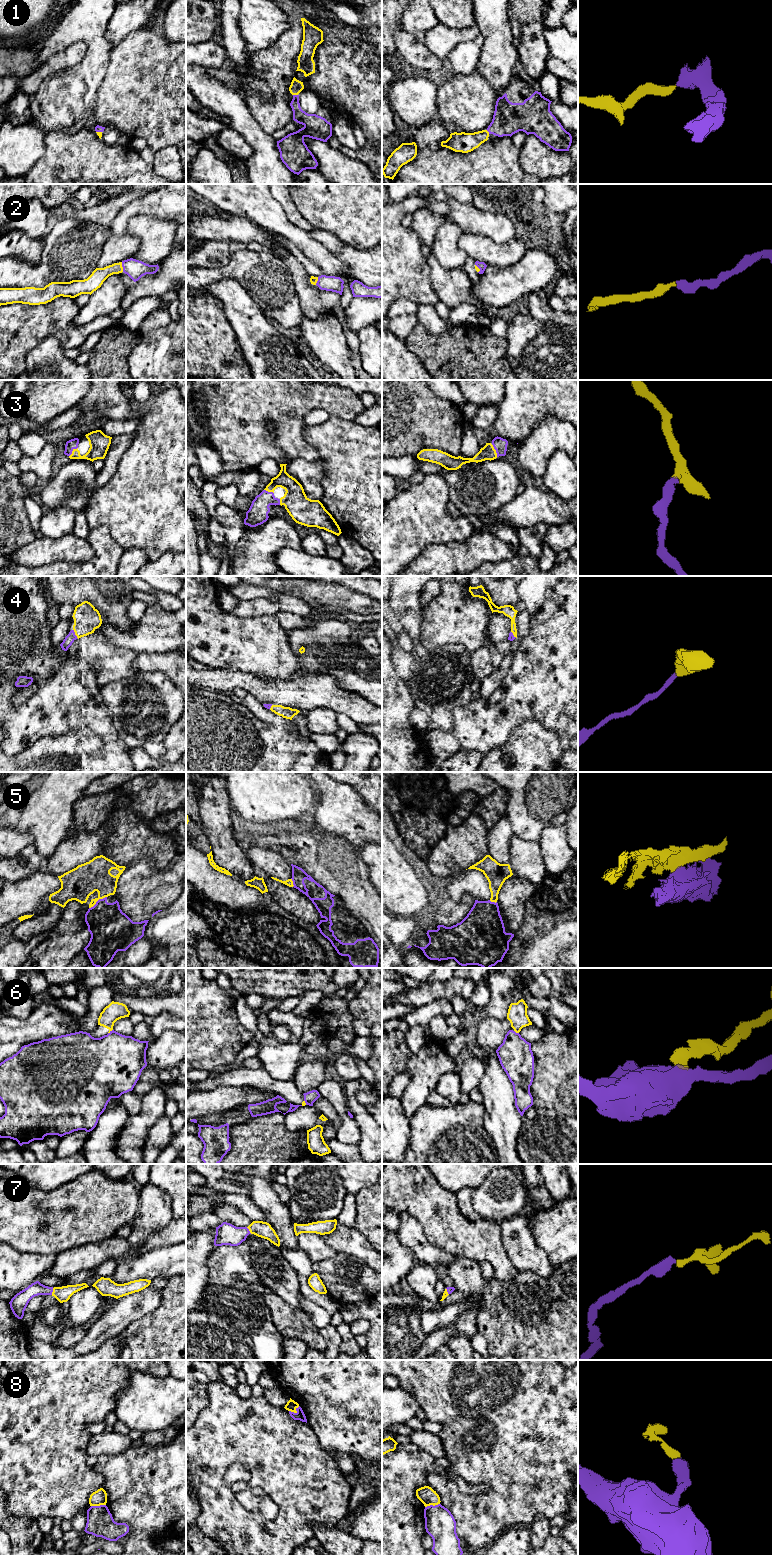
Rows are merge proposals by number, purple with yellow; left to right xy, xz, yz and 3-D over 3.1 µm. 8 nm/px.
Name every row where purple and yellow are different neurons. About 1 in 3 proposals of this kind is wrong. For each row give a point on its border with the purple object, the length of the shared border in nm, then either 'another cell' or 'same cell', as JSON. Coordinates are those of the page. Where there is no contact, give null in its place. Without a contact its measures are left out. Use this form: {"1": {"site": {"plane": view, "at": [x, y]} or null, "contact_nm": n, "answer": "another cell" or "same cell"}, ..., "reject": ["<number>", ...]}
{"1": {"site": {"plane": "xz", "at": [295, 95]}, "contact_nm": 40, "answer": "same cell"}, "2": {"site": {"plane": "xy", "at": [122, 266]}, "contact_nm": 80, "answer": "same cell"}, "3": {"site": {"plane": "yz", "at": [495, 449]}, "contact_nm": 120, "answer": "same cell"}, "4": {"site": {"plane": "xy", "at": [74, 634]}, "contact_nm": 90, "answer": "same cell"}, "5": {"site": {"plane": "xy", "at": [97, 901]}, "contact_nm": 170, "answer": "another cell"}, "6": {"site": {"plane": "xy", "at": [110, 1031]}, "contact_nm": 50, "answer": "another cell"}, "7": {"site": {"plane": "xy", "at": [52, 1291]}, "contact_nm": 60, "answer": "same cell"}, "8": {"site": {"plane": "xz", "at": [295, 1413]}, "contact_nm": 100, "answer": "another cell"}, "reject": ["5", "6", "8"]}

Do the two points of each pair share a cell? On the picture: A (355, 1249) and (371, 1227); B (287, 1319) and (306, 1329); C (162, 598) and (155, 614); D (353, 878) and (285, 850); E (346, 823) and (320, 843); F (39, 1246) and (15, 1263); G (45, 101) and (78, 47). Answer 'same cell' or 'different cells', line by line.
A: different cells
B: same cell
C: different cells
D: same cell
E: different cells
F: different cells
G: different cells

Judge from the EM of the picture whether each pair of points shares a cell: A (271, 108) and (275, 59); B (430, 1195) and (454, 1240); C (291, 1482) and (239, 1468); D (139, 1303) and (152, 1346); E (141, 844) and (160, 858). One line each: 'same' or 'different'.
A: same
B: same
C: different
D: different
E: same

